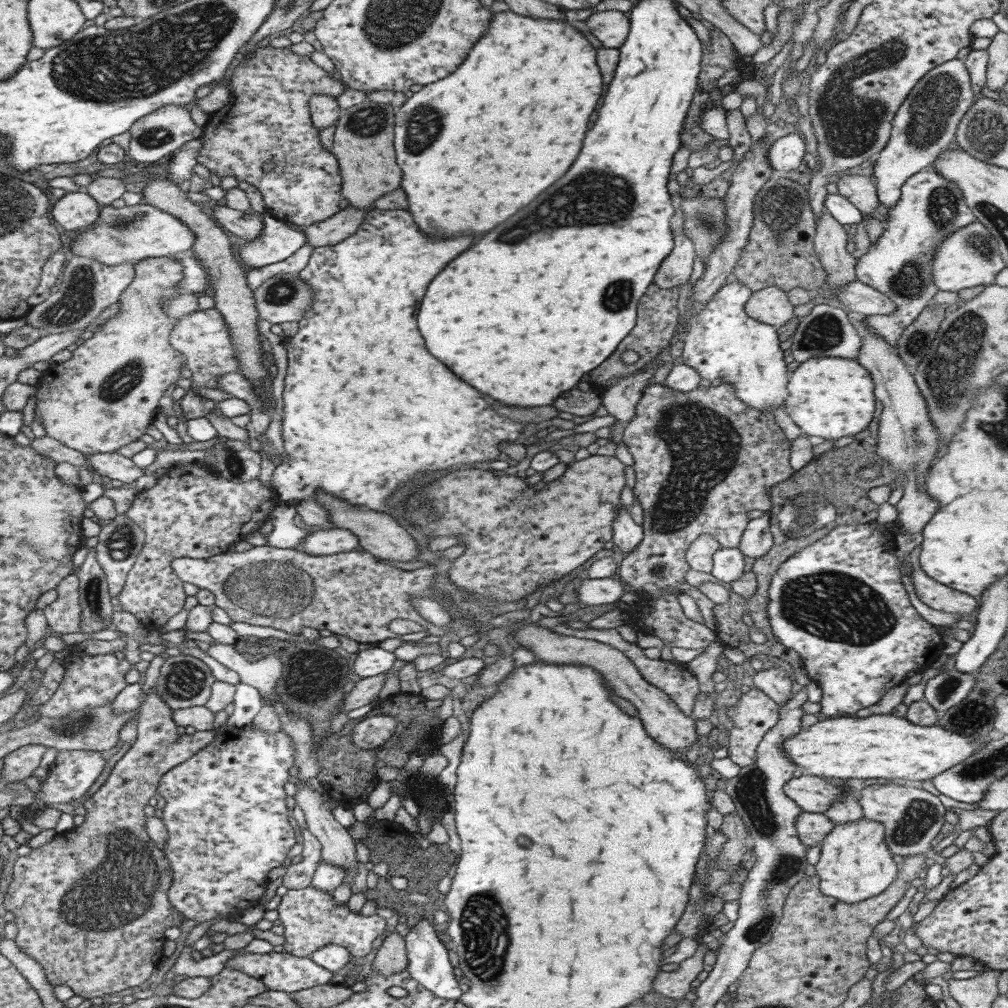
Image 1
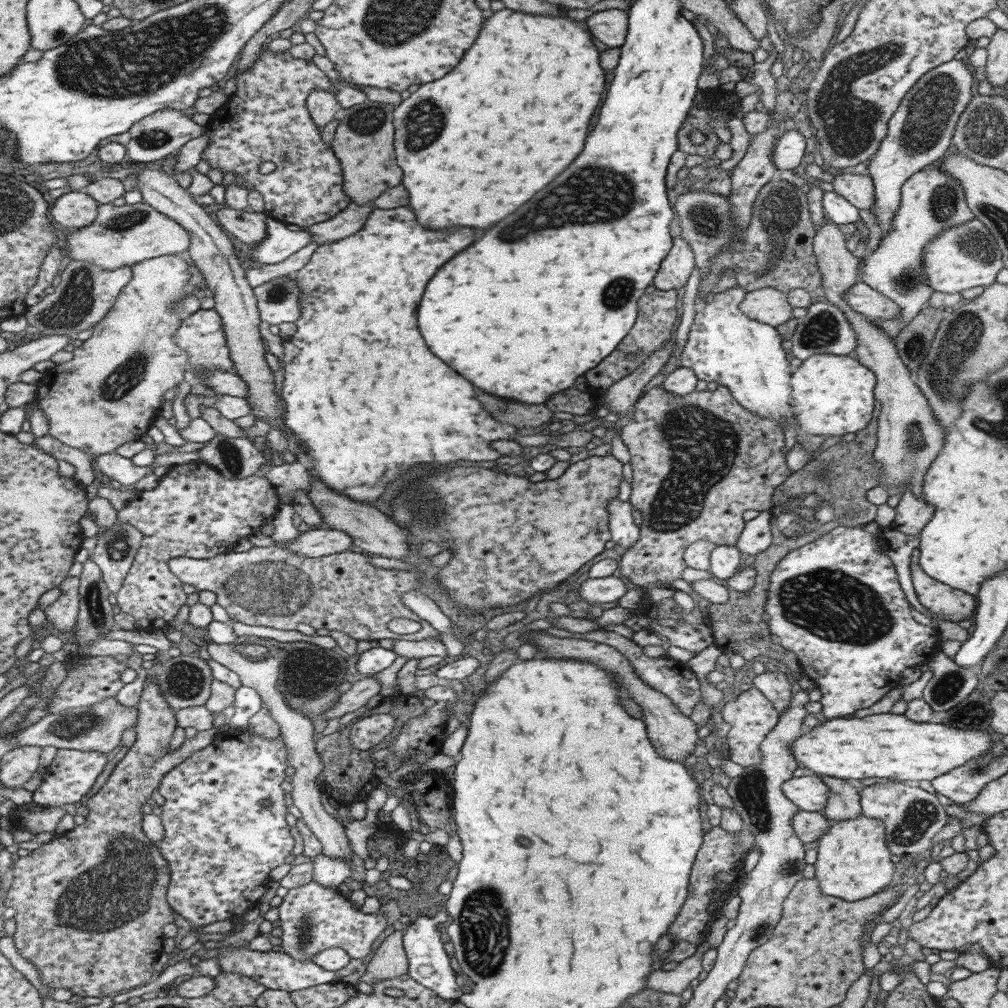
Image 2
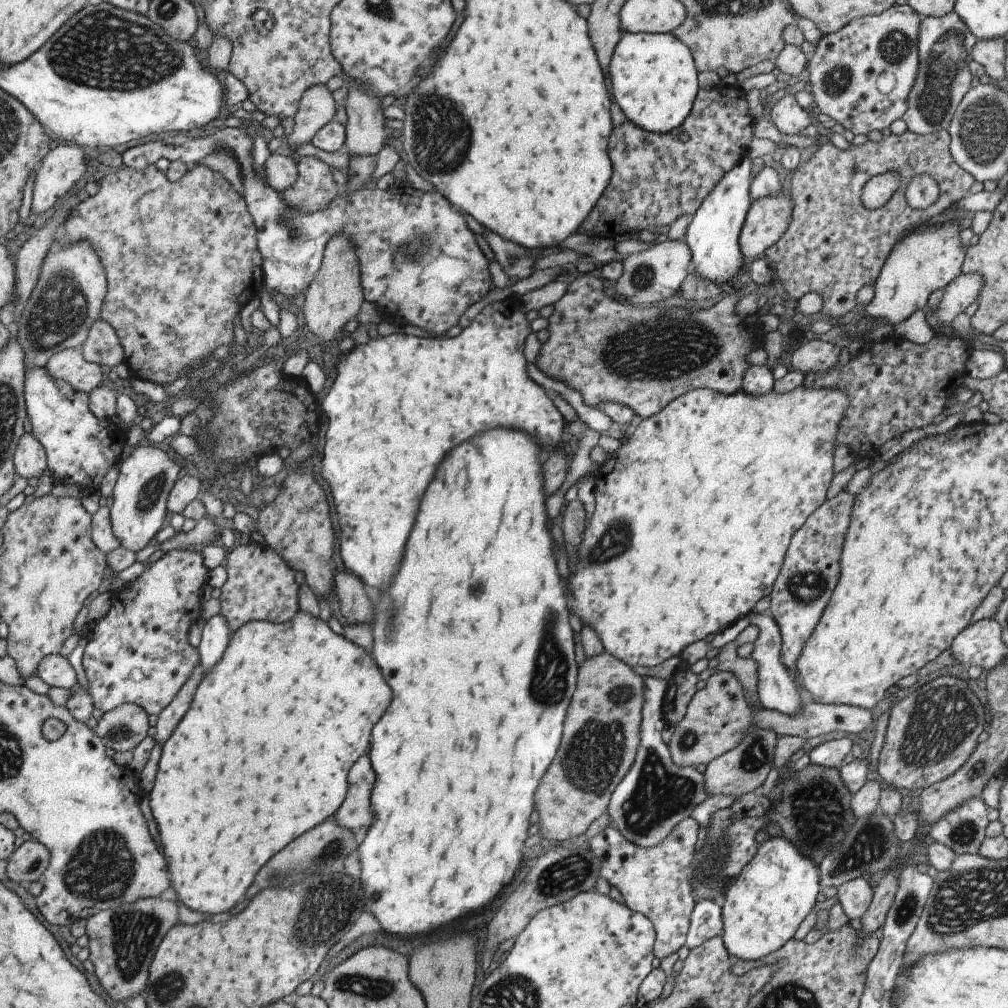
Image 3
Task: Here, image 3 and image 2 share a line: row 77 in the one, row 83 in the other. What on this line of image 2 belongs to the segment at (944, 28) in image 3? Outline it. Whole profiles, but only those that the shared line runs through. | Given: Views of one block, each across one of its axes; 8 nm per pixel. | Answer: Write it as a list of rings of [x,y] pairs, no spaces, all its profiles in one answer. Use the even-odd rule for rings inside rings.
[[[949,60],[922,75],[892,114],[888,122],[889,134],[866,172],[874,184],[876,201],[870,211],[876,215],[882,228],[881,239],[892,229],[892,219],[901,202],[902,185],[953,150],[954,128],[972,100],[972,83],[973,77],[964,63]]]

